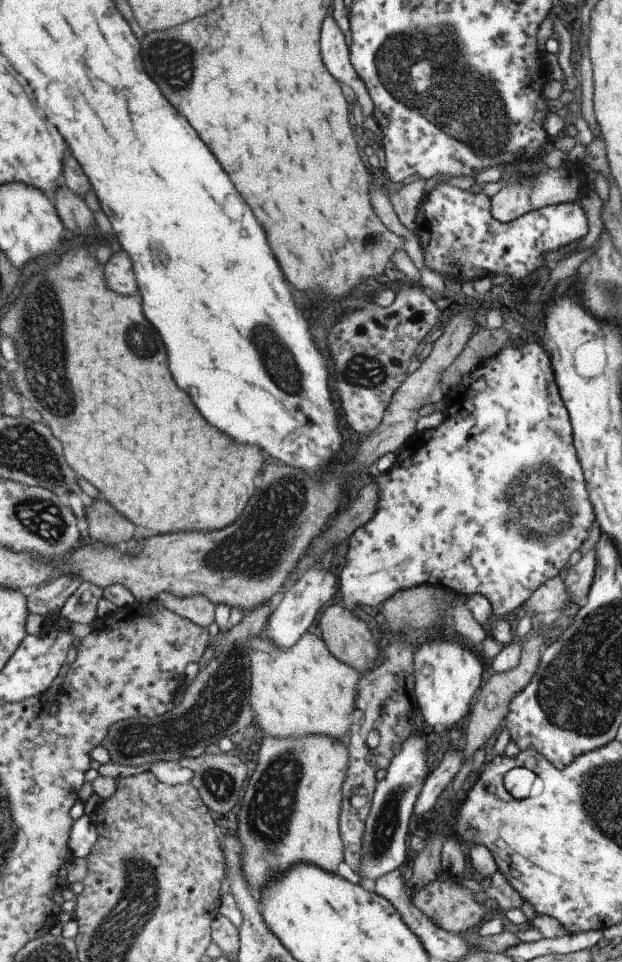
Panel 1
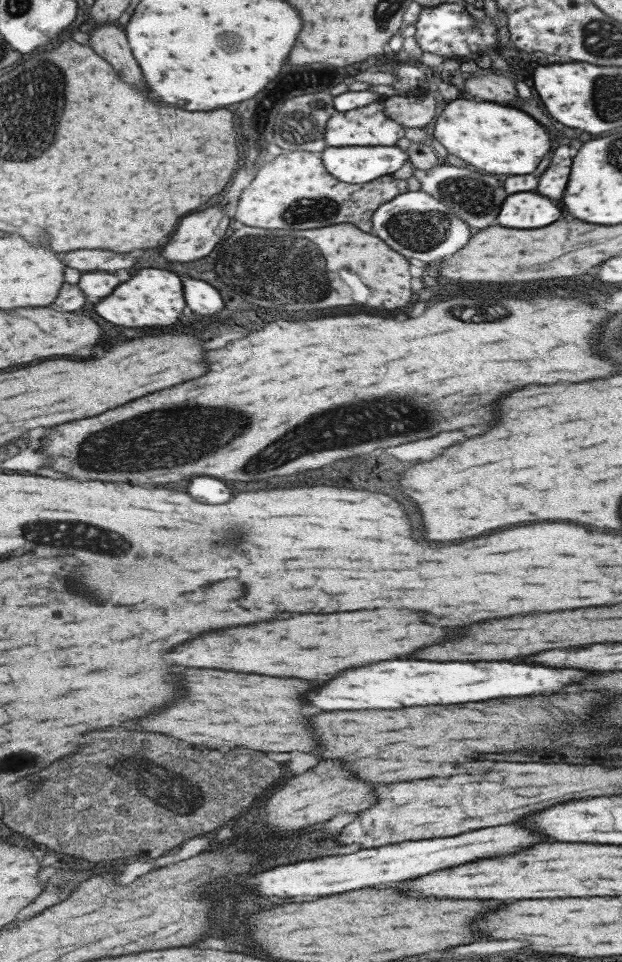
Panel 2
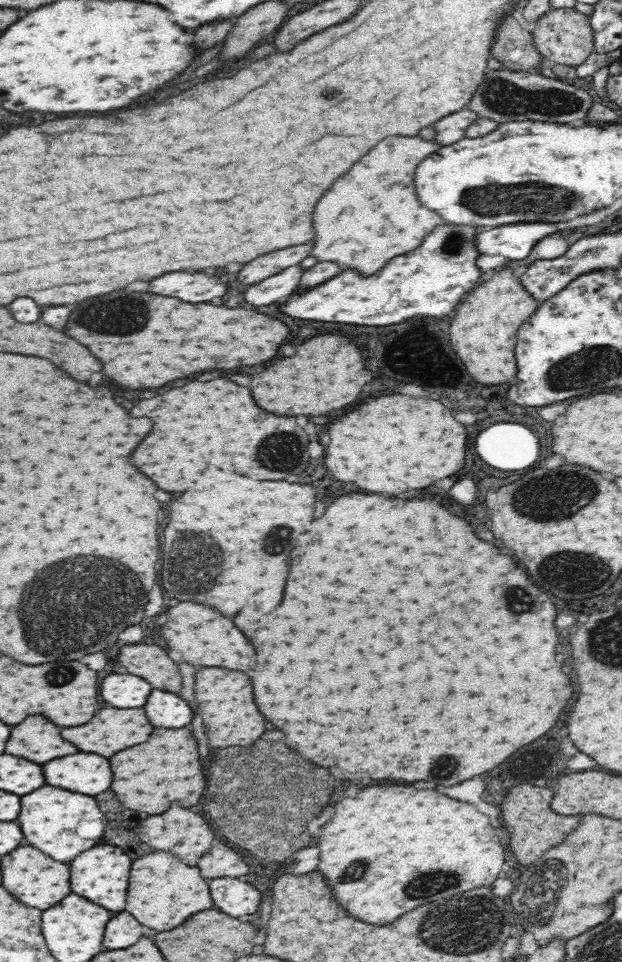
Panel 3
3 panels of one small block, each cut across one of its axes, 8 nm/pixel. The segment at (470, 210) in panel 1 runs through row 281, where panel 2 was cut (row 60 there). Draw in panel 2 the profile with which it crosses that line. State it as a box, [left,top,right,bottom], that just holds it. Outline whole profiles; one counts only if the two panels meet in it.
[413,3,503,61]

